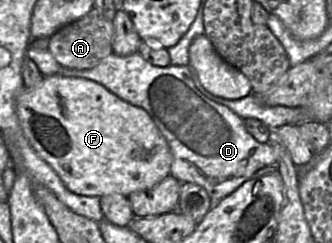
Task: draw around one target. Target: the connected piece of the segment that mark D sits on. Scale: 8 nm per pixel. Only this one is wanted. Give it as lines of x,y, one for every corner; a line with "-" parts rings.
29,46
26,56
33,60
45,77
61,75
92,80
123,100
146,110
171,150
173,161
170,174
180,182
195,183
206,189
211,199
211,208
252,178
259,169
276,165
272,145
269,142
258,142
247,131
241,117
202,94
188,66
154,66
139,52
128,56
119,56
113,52
97,66
87,70
61,66
48,49

